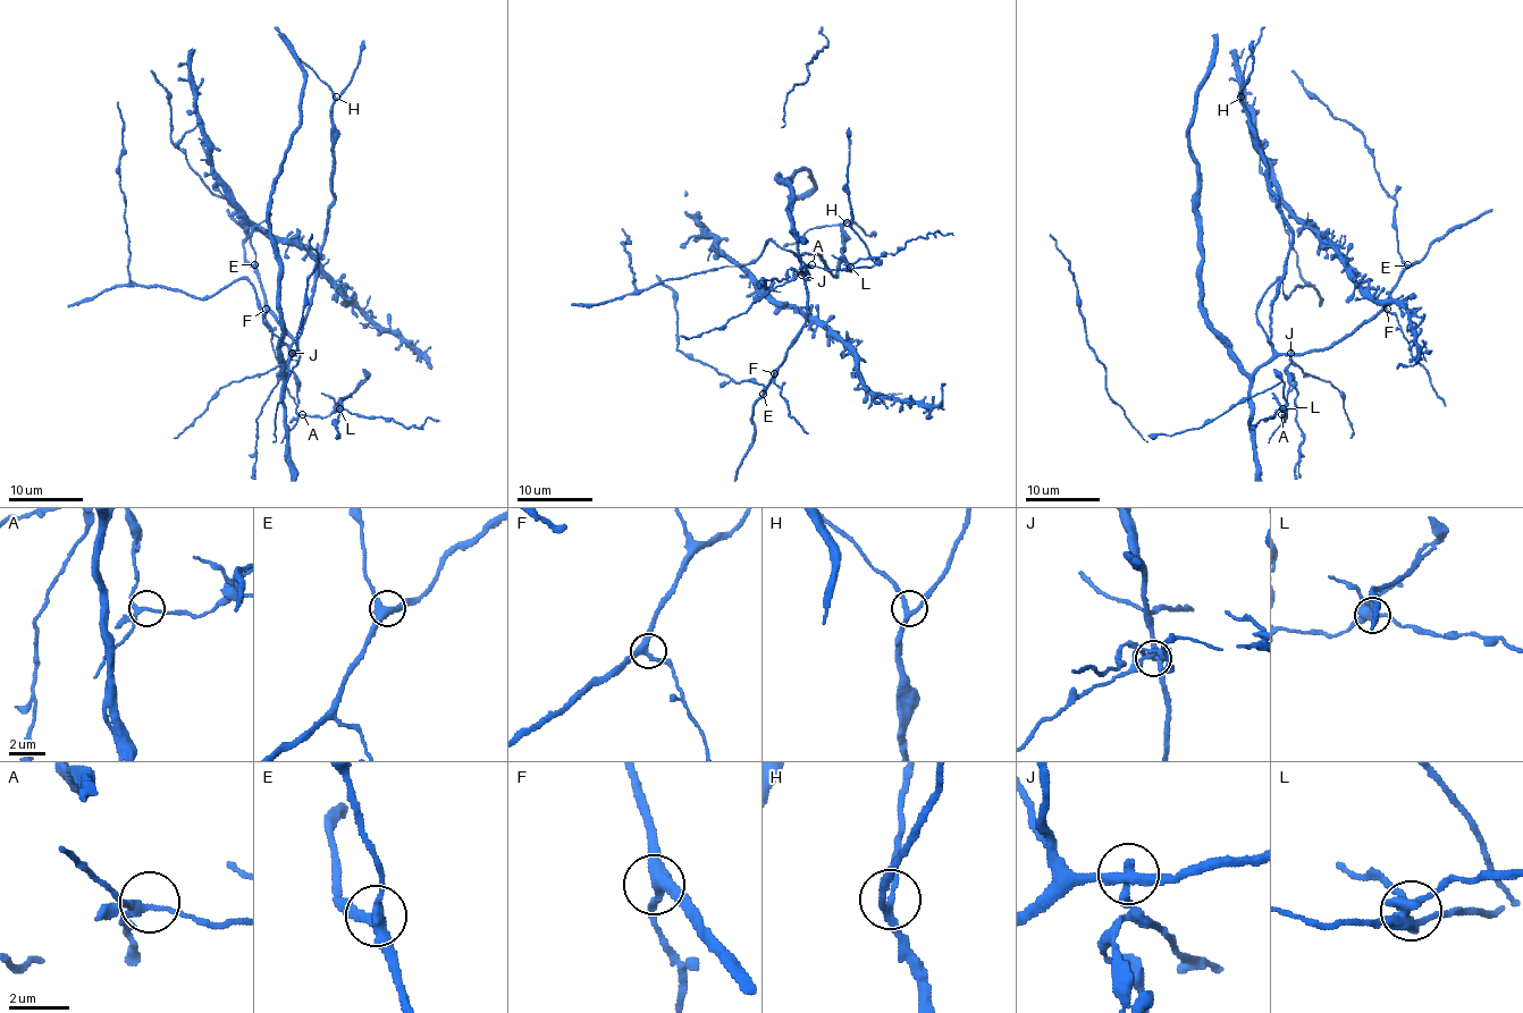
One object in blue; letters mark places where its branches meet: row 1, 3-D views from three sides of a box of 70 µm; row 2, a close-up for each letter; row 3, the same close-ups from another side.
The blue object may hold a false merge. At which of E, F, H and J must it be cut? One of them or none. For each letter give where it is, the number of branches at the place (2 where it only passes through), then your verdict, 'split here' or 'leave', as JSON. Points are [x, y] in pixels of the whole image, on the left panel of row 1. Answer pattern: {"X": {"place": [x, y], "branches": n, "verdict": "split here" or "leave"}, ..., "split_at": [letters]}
{"E": {"place": [254, 264], "branches": 3, "verdict": "leave"}, "F": {"place": [266, 309], "branches": 3, "verdict": "leave"}, "H": {"place": [336, 96], "branches": 3, "verdict": "leave"}, "J": {"place": [292, 353], "branches": 4, "verdict": "split here"}, "split_at": ["J"]}

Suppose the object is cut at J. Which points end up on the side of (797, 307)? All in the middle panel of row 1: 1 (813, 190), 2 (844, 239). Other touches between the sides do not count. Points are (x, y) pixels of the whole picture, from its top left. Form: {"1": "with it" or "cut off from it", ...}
{"1": "with it", "2": "with it"}

